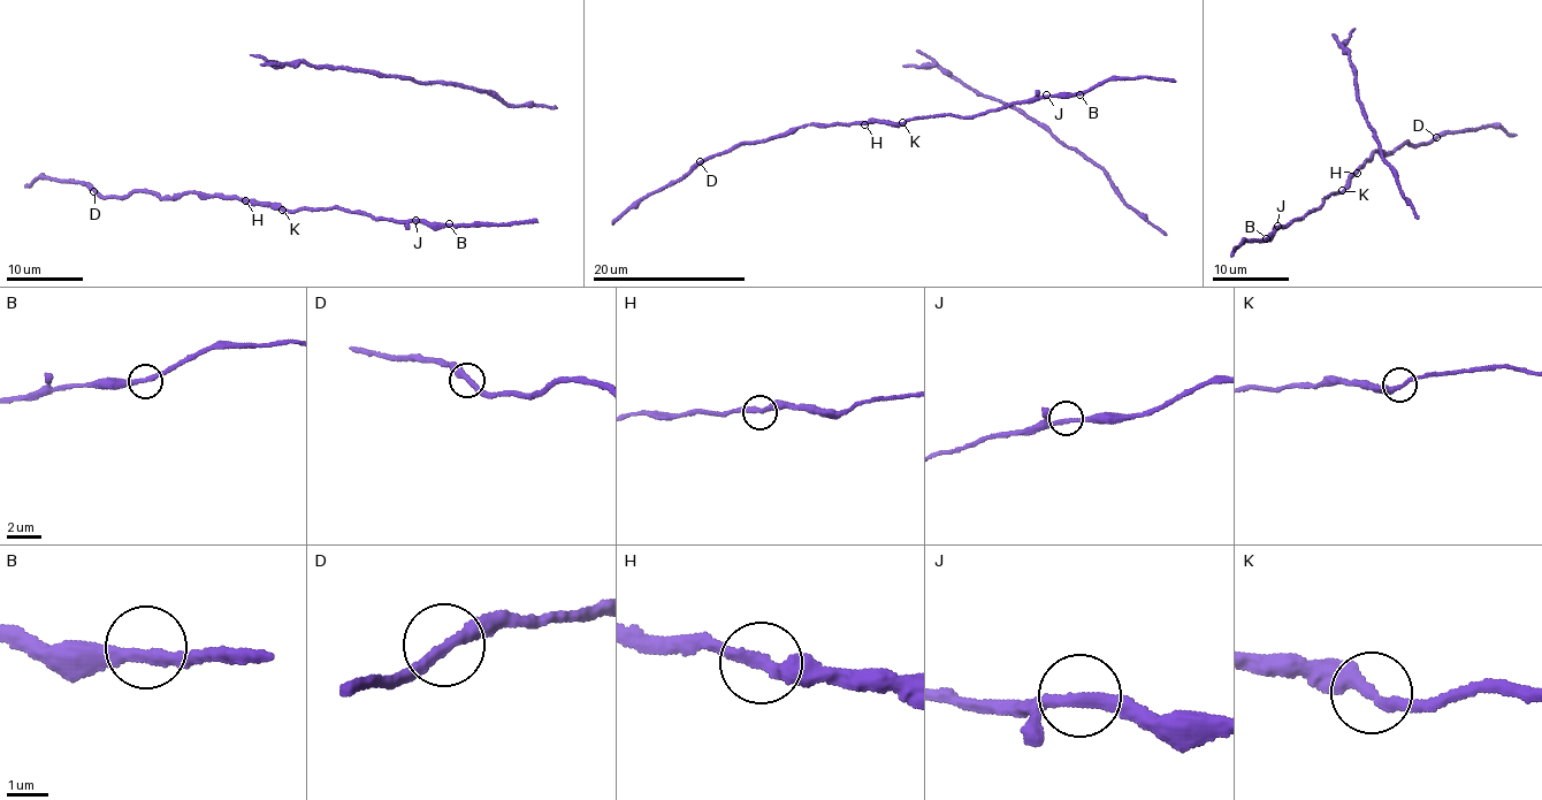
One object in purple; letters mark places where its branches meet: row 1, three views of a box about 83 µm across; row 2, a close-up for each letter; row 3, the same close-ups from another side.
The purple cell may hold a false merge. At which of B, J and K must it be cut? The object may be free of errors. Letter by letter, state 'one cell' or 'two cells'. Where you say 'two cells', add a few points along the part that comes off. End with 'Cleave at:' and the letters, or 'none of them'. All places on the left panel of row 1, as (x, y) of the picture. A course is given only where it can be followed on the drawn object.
B: one cell
J: one cell
K: one cell
Cleave at: none of them

